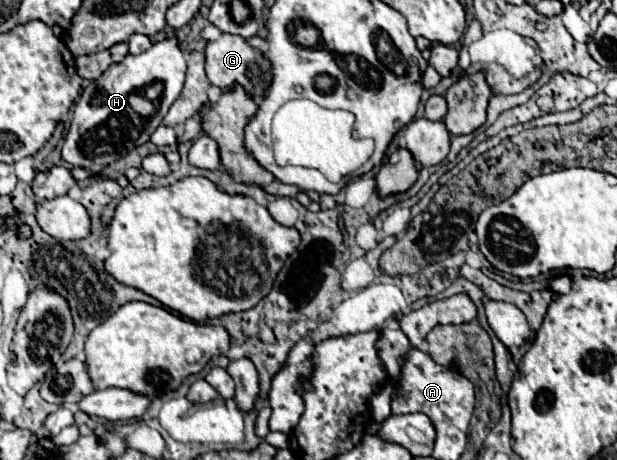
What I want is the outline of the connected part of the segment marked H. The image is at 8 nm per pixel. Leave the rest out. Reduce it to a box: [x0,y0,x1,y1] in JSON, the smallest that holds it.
[62,35,186,171]

